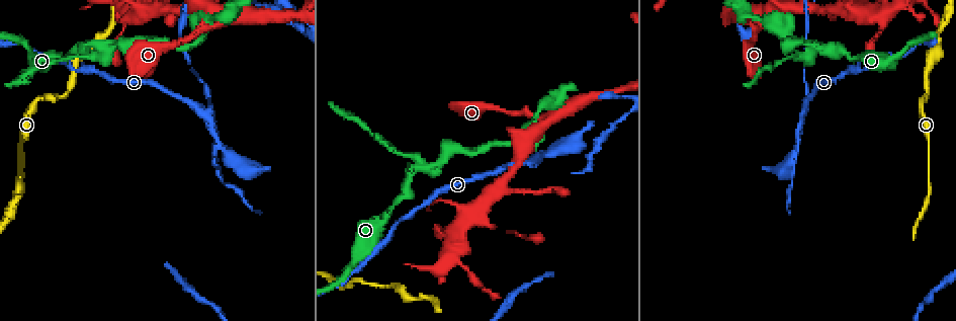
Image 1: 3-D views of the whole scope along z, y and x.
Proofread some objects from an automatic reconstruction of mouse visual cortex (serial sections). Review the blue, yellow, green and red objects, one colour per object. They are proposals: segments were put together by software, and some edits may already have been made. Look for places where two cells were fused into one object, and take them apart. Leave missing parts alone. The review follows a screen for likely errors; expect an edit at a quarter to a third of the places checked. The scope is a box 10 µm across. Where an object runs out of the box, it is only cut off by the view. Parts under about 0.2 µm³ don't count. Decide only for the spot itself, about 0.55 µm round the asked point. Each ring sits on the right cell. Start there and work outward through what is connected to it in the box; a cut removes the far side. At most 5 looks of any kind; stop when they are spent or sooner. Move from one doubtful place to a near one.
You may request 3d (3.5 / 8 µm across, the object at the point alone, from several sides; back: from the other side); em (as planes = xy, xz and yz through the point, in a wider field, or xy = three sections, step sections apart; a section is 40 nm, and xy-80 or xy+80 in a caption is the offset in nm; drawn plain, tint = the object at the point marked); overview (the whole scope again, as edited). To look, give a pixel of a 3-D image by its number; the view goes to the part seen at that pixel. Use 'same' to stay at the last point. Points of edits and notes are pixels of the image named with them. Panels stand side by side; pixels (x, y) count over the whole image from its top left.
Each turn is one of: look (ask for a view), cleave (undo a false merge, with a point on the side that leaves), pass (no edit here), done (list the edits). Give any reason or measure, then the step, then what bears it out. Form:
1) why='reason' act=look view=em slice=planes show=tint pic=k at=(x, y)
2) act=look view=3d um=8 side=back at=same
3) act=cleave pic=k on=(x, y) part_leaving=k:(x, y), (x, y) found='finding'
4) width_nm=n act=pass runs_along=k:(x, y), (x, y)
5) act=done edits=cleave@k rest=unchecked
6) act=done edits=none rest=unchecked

why='a narrow waist' act=look view=3d um=3.5 pic=1 at=(928, 156)

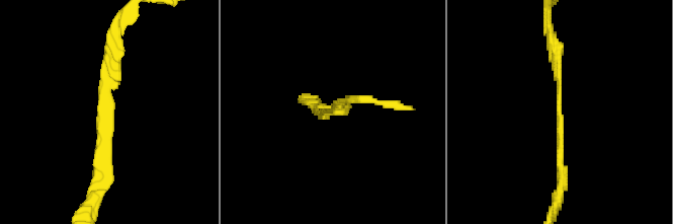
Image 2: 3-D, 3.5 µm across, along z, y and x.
why='shape alone is not enough' act=look view=em slice=planes show=tint pic=2 at=(109, 112)

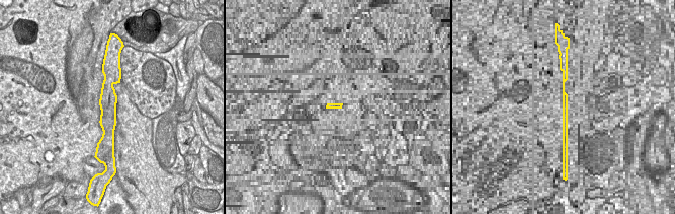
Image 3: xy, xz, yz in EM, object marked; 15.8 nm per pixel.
act=pass found='all the same cell'

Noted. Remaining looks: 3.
why='side arm on a straight run' act=look view=3d um=3.5 pic=1 at=(806, 112)

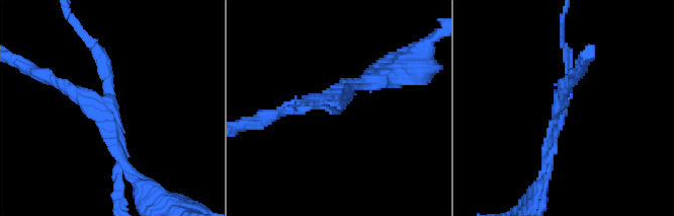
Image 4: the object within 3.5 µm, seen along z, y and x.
arms=3 arm_widths_nm=100,150,200 act=look view=em slice=xy step=2 show=tint pic=4 at=(330, 104)

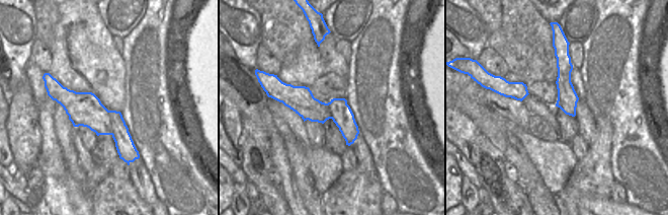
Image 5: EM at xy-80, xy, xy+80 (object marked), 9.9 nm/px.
act=cleave pic=4 on=(102, 61) border=5:(108, 111), (112, 134) found='two cells meet here'

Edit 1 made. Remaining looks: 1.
act=done edits=cleave@4 rest=unchecked

